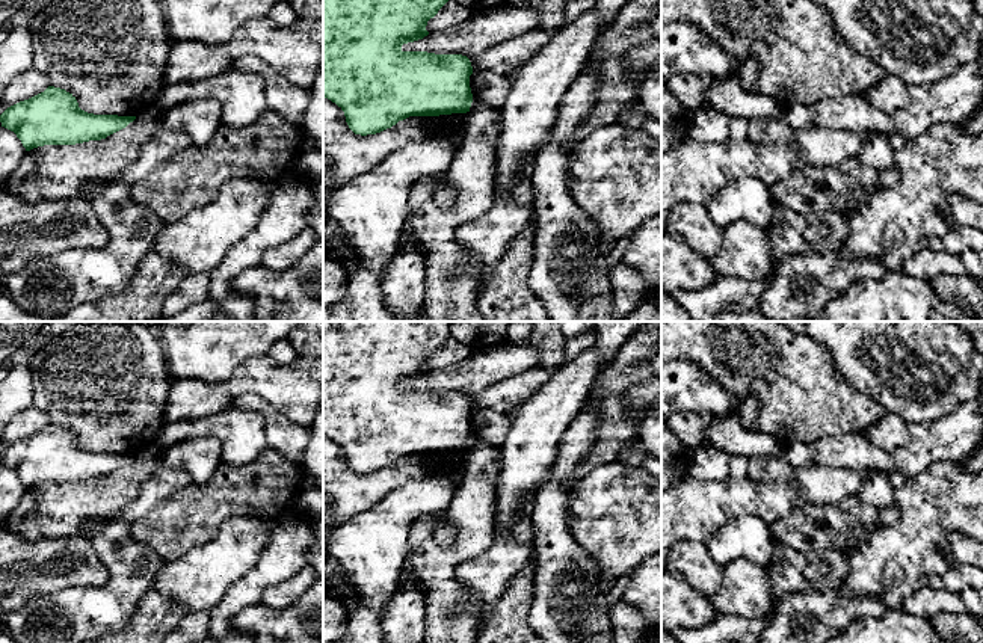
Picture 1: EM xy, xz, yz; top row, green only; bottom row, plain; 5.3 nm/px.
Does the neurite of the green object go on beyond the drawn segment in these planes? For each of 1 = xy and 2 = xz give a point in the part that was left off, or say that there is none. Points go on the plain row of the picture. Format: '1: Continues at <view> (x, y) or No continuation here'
1: No continuation here
2: No continuation here

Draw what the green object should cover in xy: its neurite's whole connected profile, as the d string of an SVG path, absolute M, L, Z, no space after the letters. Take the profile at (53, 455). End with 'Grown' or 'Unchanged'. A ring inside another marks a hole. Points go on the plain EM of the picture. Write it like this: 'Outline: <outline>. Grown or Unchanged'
Outline: M48 424L44 430L8 445L0 453L2 465L14 469L26 489L44 483L75 483L101 478L125 466L136 454L94 453L82 448L75 435L65 427Z. Unchanged

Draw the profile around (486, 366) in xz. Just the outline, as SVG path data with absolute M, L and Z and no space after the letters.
M497 344L476 349L467 359L436 368L402 383L402 389L477 394L485 388L538 365L539 350L532 346Z

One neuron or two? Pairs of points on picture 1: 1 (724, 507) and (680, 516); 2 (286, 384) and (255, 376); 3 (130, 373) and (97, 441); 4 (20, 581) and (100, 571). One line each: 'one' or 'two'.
1: one
2: one
3: one
4: one

